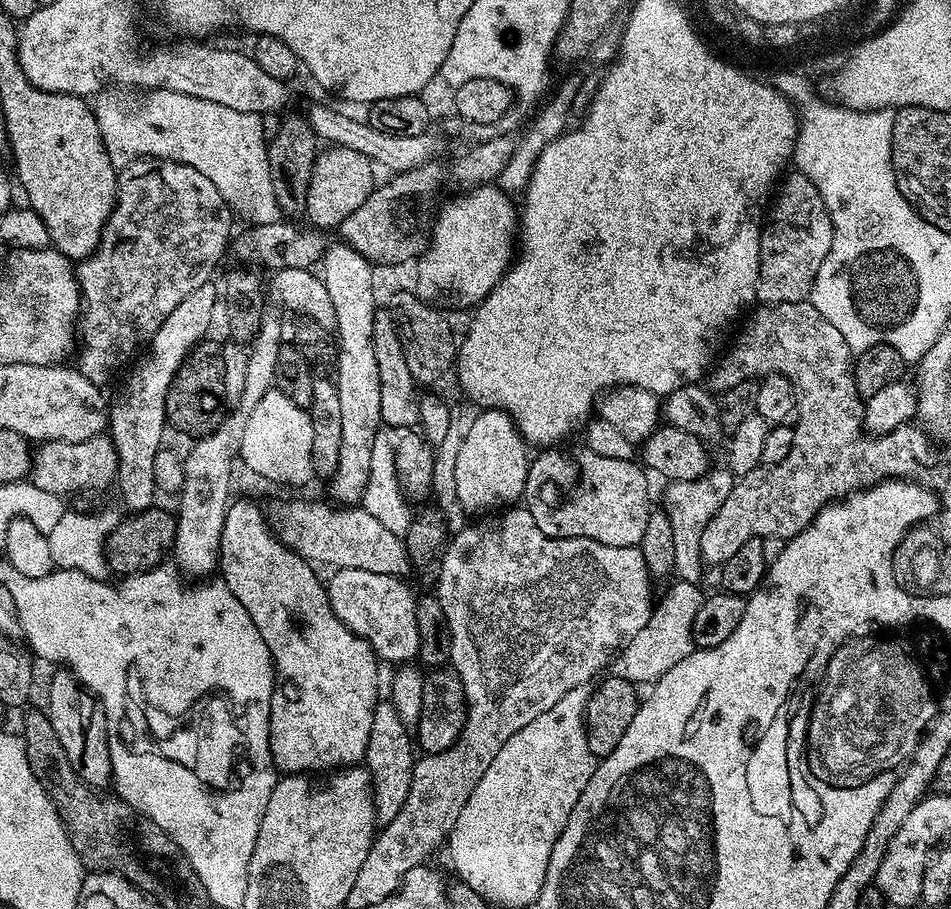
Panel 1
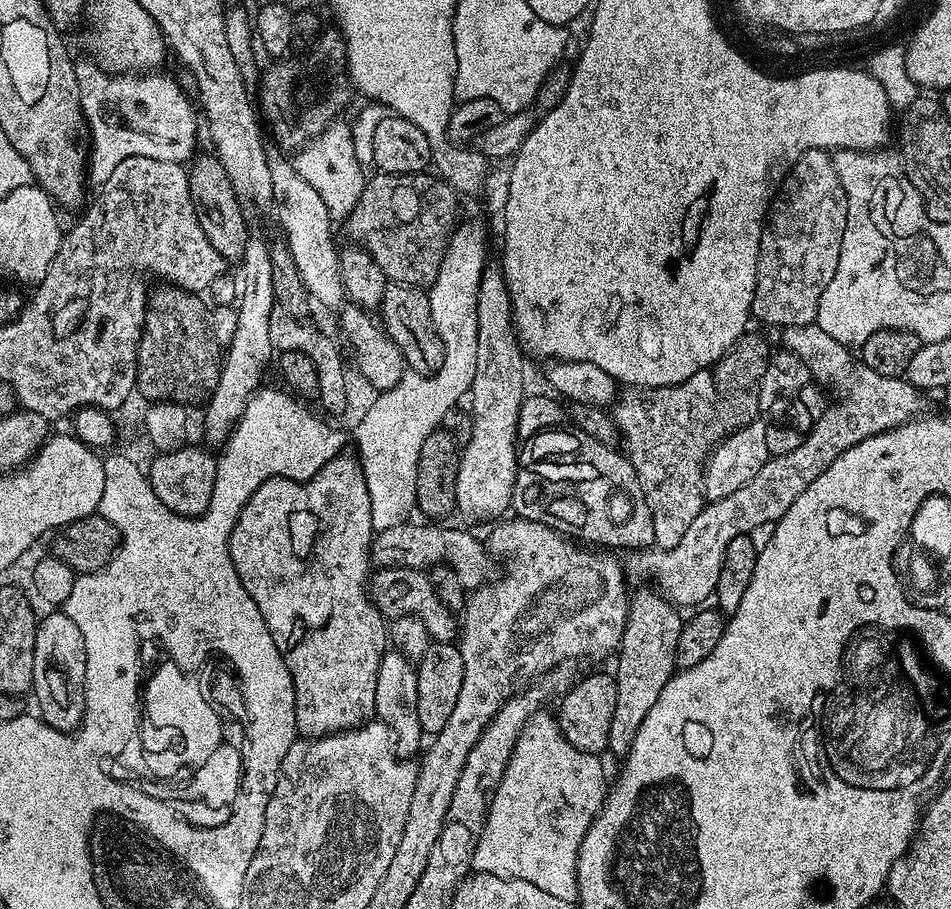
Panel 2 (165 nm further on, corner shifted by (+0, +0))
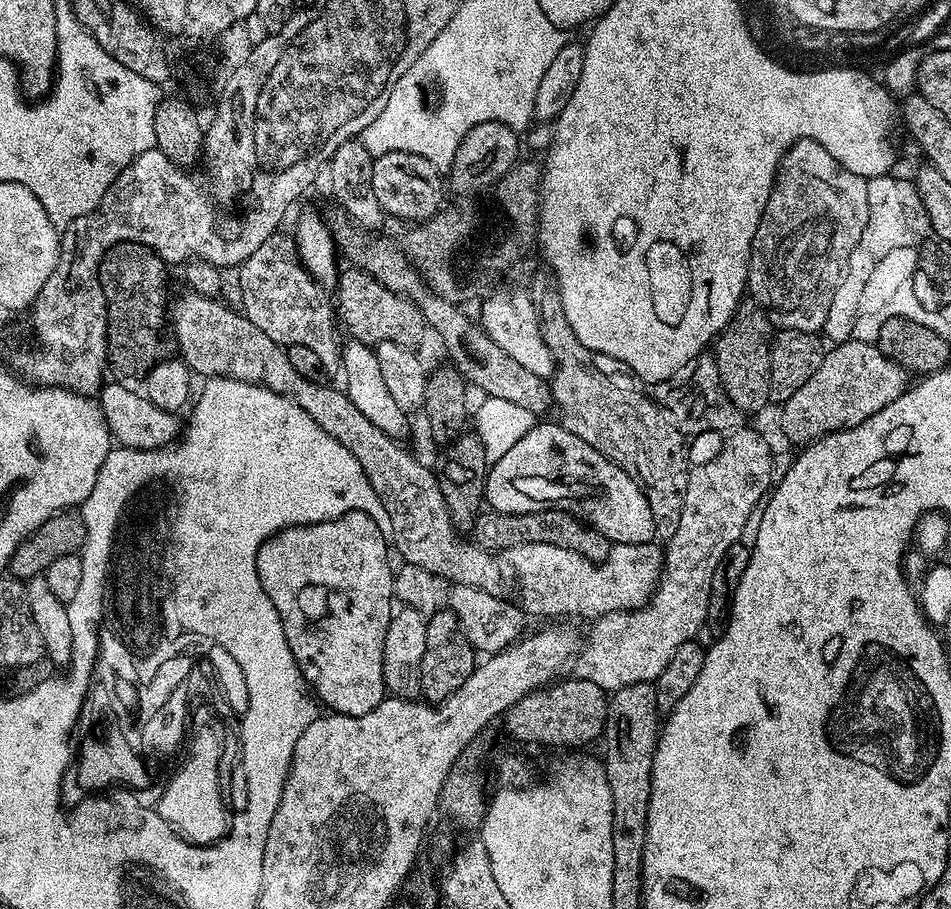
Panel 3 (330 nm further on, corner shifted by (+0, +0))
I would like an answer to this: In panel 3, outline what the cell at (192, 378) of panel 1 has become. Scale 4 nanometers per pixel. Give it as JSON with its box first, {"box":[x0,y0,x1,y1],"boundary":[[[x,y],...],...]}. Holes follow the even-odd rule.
{"box":[100,242,177,378],"boundary":[[[118,242],[110,246],[100,259],[100,285],[108,303],[108,366],[117,377],[144,378],[156,364],[169,359],[177,351],[176,341],[170,331],[170,320],[164,317],[164,291],[168,288],[165,260],[142,242]]]}

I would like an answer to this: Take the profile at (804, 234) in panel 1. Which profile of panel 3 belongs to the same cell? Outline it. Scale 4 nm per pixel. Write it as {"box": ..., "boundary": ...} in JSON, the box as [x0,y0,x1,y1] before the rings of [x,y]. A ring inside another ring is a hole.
{"box":[747,140,870,334],"boundary":[[[817,140],[797,142],[782,157],[780,165],[784,167],[782,182],[774,182],[758,222],[758,234],[754,234],[747,291],[777,329],[816,334],[824,327],[834,290],[844,276],[850,254],[862,238],[862,230],[866,230],[870,214],[868,180],[858,174],[850,174],[846,166],[834,162]]]}

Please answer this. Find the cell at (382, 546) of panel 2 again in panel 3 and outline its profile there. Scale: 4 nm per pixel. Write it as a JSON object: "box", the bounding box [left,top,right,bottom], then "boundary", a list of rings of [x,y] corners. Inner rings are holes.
{"box":[507,544,661,618],"boundary":[[[519,544],[507,549],[508,568],[516,579],[520,600],[536,616],[556,616],[580,607],[592,618],[611,612],[635,612],[656,594],[661,549],[650,544],[612,544],[606,558],[599,562],[562,546]]]}

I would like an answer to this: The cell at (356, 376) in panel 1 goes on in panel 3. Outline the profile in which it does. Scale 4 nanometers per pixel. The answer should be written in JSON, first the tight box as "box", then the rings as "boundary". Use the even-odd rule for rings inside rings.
{"box":[256,512,394,716],"boundary":[[[346,512],[317,524],[295,524],[264,541],[256,555],[262,590],[274,602],[286,642],[315,699],[337,716],[370,714],[386,699],[382,658],[386,630],[394,615],[394,568],[388,565],[389,541],[368,512]]]}

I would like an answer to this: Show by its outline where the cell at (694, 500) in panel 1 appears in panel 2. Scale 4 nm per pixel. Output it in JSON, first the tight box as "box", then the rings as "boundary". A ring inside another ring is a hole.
{"box":[610,371,730,549],"boundary":[[[711,371],[699,372],[690,378],[686,378],[686,382],[675,384],[669,388],[633,388],[631,386],[623,389],[622,395],[611,405],[610,415],[620,428],[622,437],[622,448],[629,460],[632,461],[632,468],[636,471],[636,477],[640,483],[642,494],[646,498],[646,506],[650,506],[650,518],[654,522],[654,538],[656,539],[655,547],[657,549],[673,548],[678,546],[678,542],[682,542],[682,534],[686,534],[686,530],[690,526],[690,522],[694,522],[694,518],[698,518],[698,514],[704,509],[706,503],[704,498],[704,466],[712,451],[730,431],[730,421],[723,408],[720,407],[720,399],[714,390],[714,378]]]}

